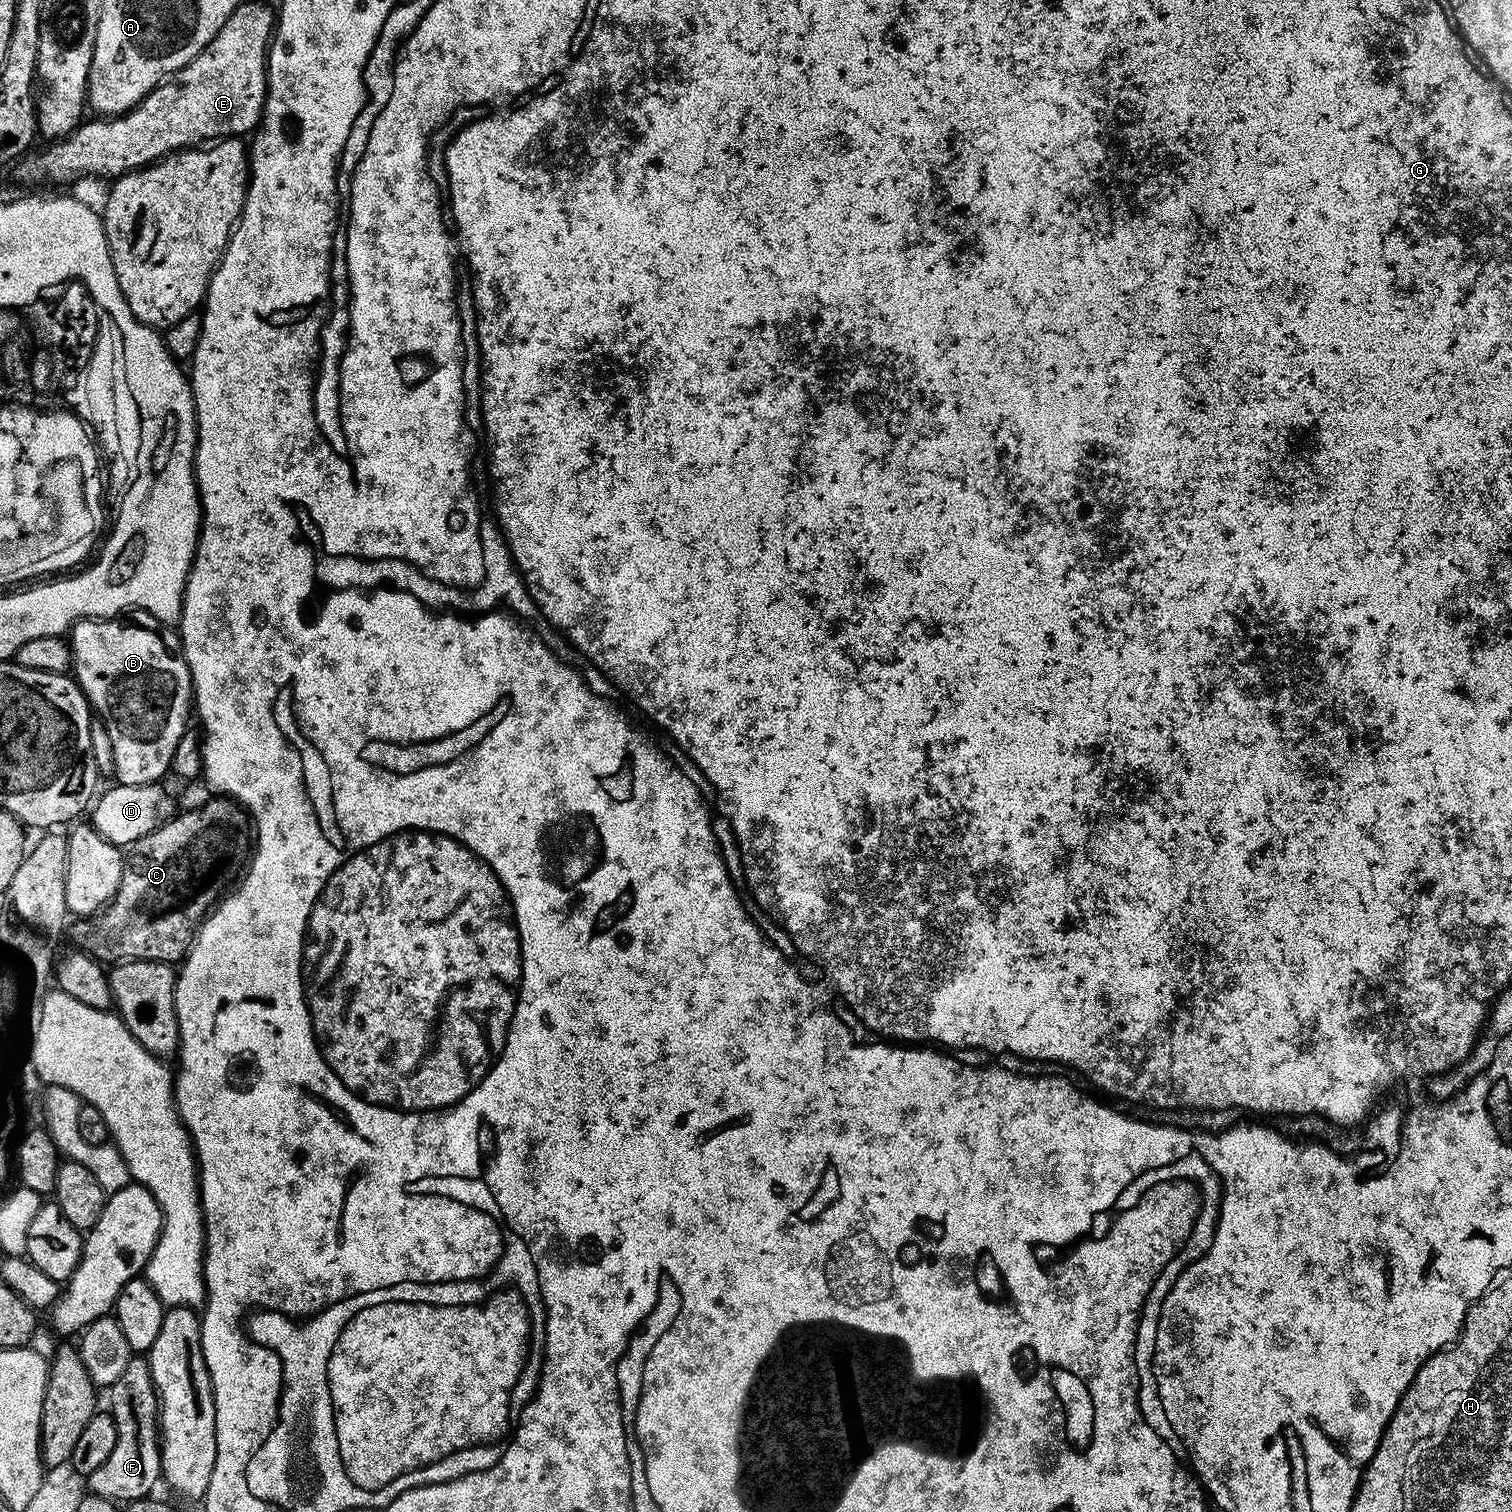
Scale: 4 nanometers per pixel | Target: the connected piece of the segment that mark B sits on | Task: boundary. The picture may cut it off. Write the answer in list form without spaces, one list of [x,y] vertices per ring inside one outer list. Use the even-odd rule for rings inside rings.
[[[145,615],[144,624],[148,628],[143,628],[140,624],[123,624],[120,618],[93,618],[90,620],[77,620],[70,629],[70,643],[72,646],[72,666],[74,679],[84,691],[84,696],[88,699],[89,705],[94,709],[95,715],[106,722],[106,730],[110,730],[110,742],[114,746],[114,766],[116,767],[115,779],[122,784],[155,784],[161,778],[160,775],[166,773],[172,767],[174,750],[178,750],[178,742],[182,734],[189,727],[188,712],[194,708],[194,693],[192,691],[192,675],[188,669],[188,664],[184,660],[181,649],[178,647],[178,640],[175,635],[163,636],[157,627],[157,620],[153,616]]]

